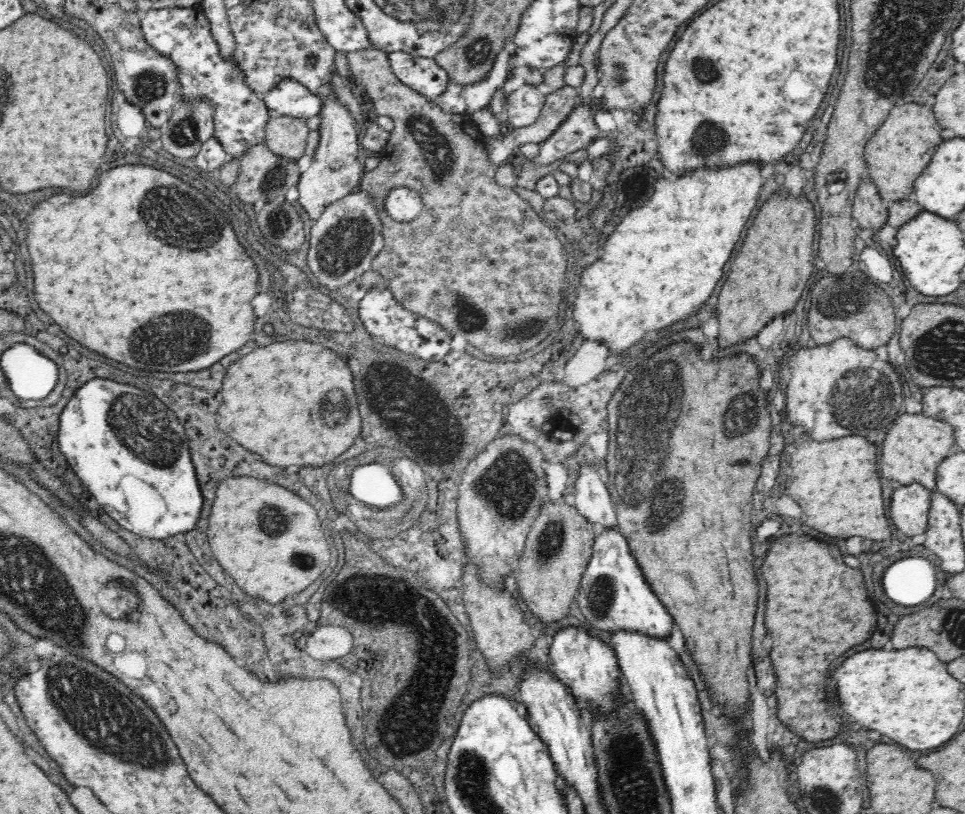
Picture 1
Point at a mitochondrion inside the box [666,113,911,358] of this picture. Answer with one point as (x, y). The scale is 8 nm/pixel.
(840, 303)

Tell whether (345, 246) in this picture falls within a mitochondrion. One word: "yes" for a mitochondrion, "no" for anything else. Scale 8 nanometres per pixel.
yes

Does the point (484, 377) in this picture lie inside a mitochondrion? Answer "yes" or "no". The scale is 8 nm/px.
no

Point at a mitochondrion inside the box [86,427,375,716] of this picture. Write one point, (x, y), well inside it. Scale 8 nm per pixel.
(119, 593)

